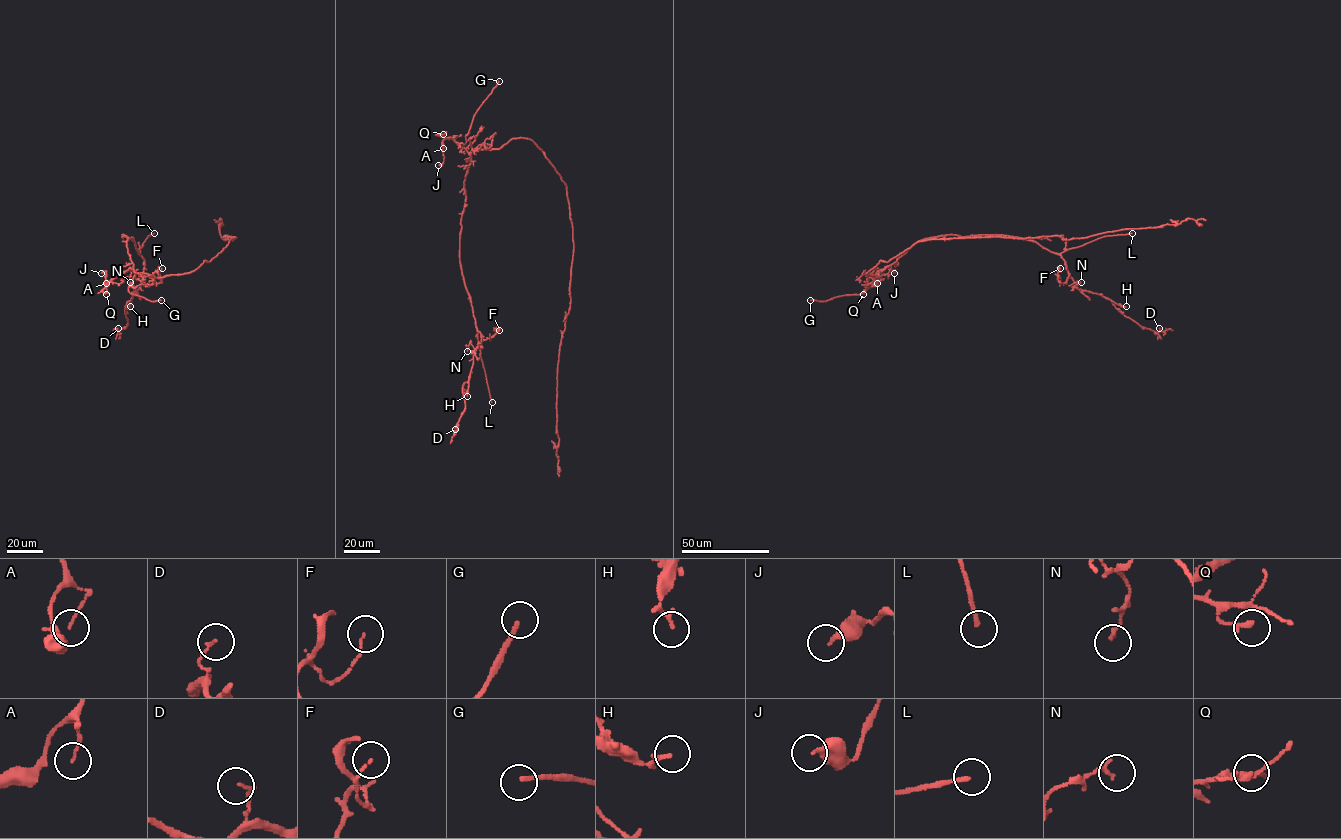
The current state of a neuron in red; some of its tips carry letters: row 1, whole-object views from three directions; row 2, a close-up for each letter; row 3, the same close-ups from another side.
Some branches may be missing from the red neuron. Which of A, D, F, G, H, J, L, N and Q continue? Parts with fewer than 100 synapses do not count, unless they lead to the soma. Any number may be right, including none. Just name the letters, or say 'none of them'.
G

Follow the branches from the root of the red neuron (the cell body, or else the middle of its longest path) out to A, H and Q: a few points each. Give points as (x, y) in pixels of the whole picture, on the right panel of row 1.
A: (874, 275), (878, 277), (882, 270), (868, 279), (870, 285), (877, 280), (877, 283)
H: (874, 275), (878, 277), (881, 271), (926, 238), (1005, 235), (1035, 241), (1058, 253), (1079, 290), (1126, 306)
Q: (874, 275), (878, 277), (882, 270), (868, 278), (863, 294)

